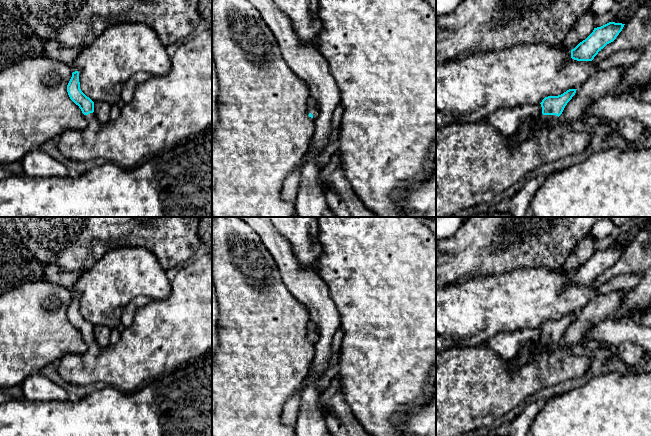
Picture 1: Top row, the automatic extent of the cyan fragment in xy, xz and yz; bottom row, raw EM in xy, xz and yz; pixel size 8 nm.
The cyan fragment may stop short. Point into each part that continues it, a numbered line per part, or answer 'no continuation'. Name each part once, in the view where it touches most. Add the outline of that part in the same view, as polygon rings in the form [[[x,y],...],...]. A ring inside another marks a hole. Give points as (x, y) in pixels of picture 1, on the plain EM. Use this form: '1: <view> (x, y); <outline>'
1: yz (474, 386); [[[541,338],[539,343],[541,352],[527,364],[515,369],[509,368],[510,360],[500,357],[485,343],[474,347],[451,347],[440,353],[436,352],[436,436],[460,436],[480,428],[491,427],[497,419],[537,391],[579,378],[590,369],[591,359],[588,356],[574,355],[570,348],[548,351],[547,346],[557,344],[558,340]]]

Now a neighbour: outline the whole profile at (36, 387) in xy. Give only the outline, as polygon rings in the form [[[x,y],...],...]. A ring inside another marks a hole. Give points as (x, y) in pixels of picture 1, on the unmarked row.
[[[40,372],[30,375],[21,384],[26,400],[29,401],[68,401],[68,392],[59,384]]]

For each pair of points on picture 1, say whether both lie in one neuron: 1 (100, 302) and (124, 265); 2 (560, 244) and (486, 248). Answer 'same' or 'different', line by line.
1: same
2: same

